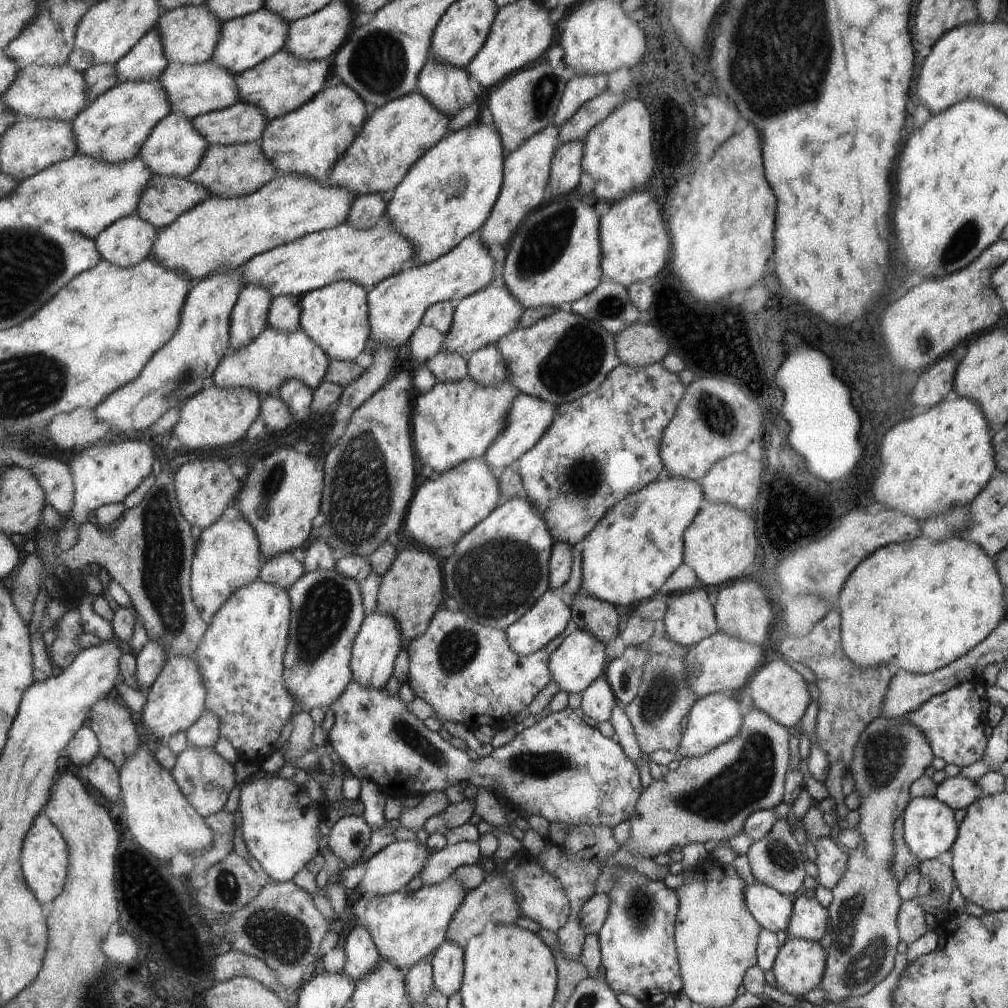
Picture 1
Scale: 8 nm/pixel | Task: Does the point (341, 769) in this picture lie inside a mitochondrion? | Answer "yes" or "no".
no

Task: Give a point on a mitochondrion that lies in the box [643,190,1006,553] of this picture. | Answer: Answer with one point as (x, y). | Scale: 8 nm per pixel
(964, 240)

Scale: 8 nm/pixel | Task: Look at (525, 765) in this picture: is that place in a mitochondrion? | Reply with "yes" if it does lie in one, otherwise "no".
yes

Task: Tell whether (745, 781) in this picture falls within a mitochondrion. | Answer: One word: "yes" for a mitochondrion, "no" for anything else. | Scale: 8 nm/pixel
yes

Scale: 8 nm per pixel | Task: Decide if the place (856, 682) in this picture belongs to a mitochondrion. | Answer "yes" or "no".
no

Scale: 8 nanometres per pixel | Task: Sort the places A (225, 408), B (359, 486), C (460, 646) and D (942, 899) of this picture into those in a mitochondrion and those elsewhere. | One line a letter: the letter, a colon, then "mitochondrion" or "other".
A: other
B: mitochondrion
C: mitochondrion
D: other

